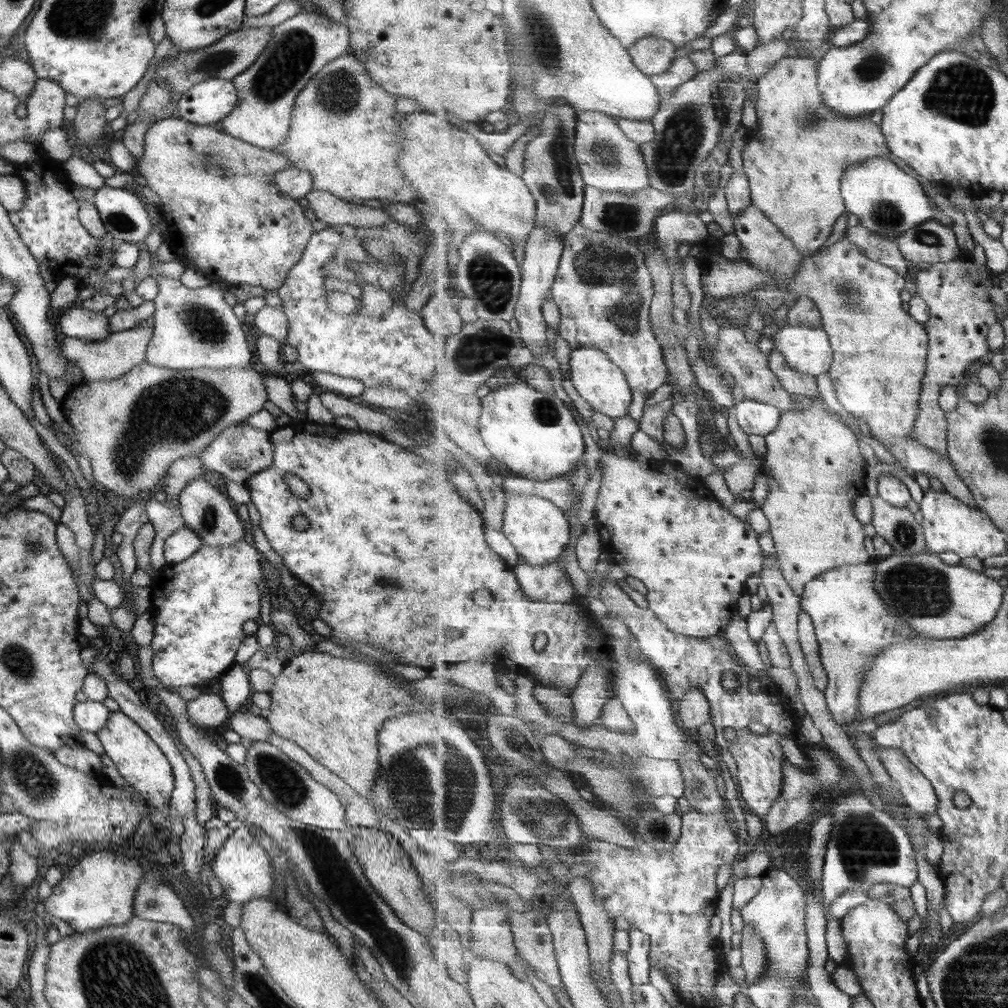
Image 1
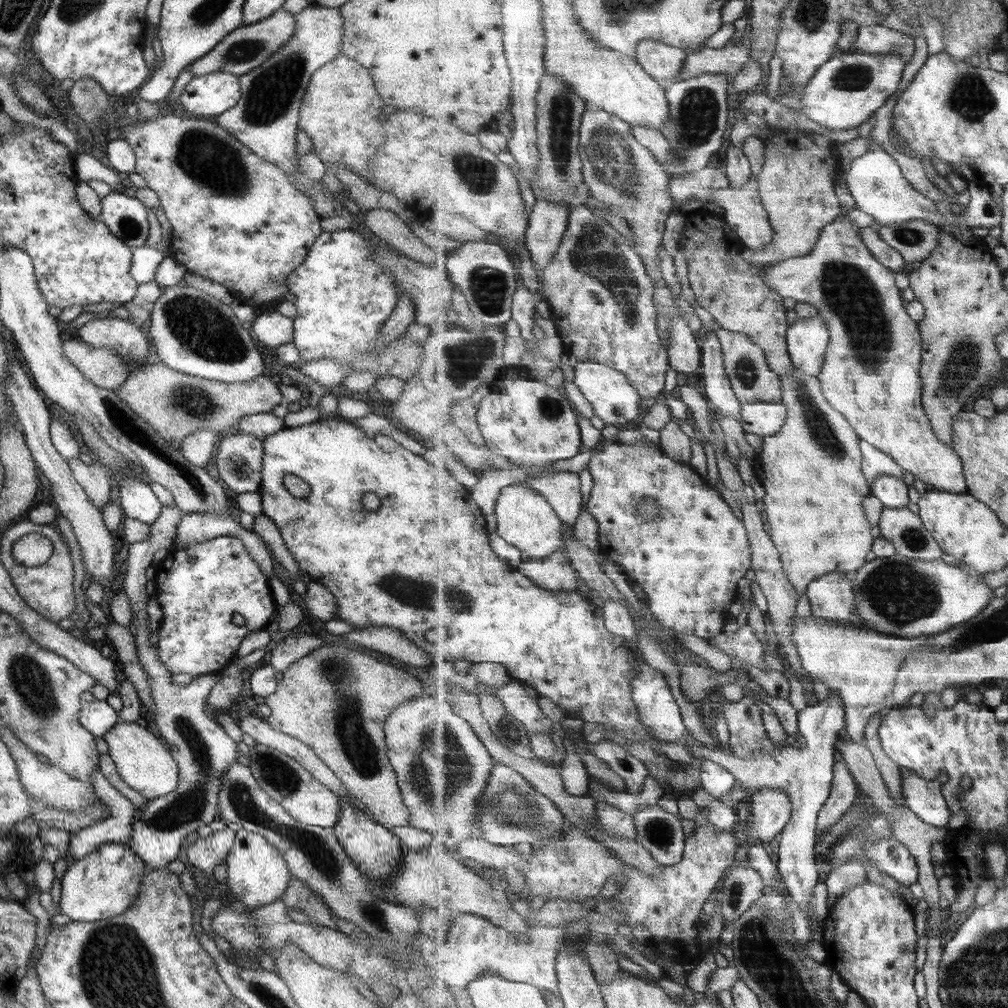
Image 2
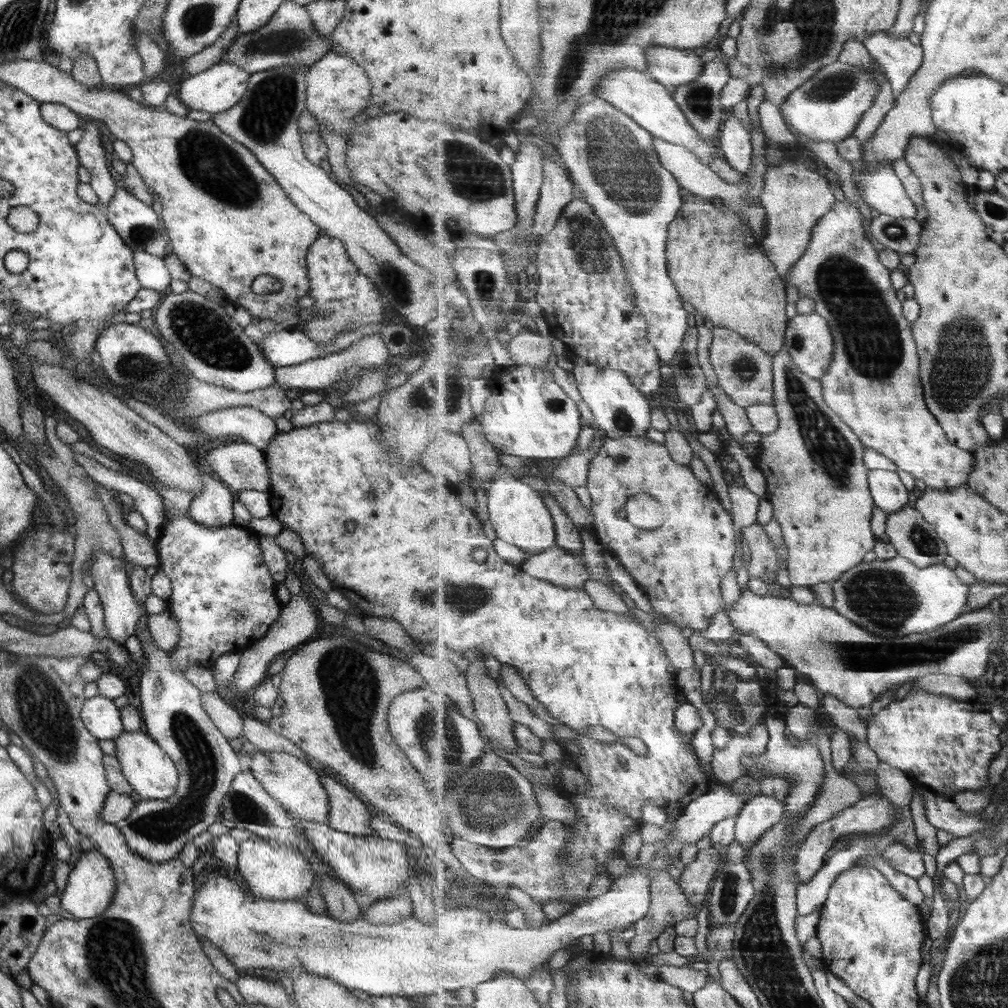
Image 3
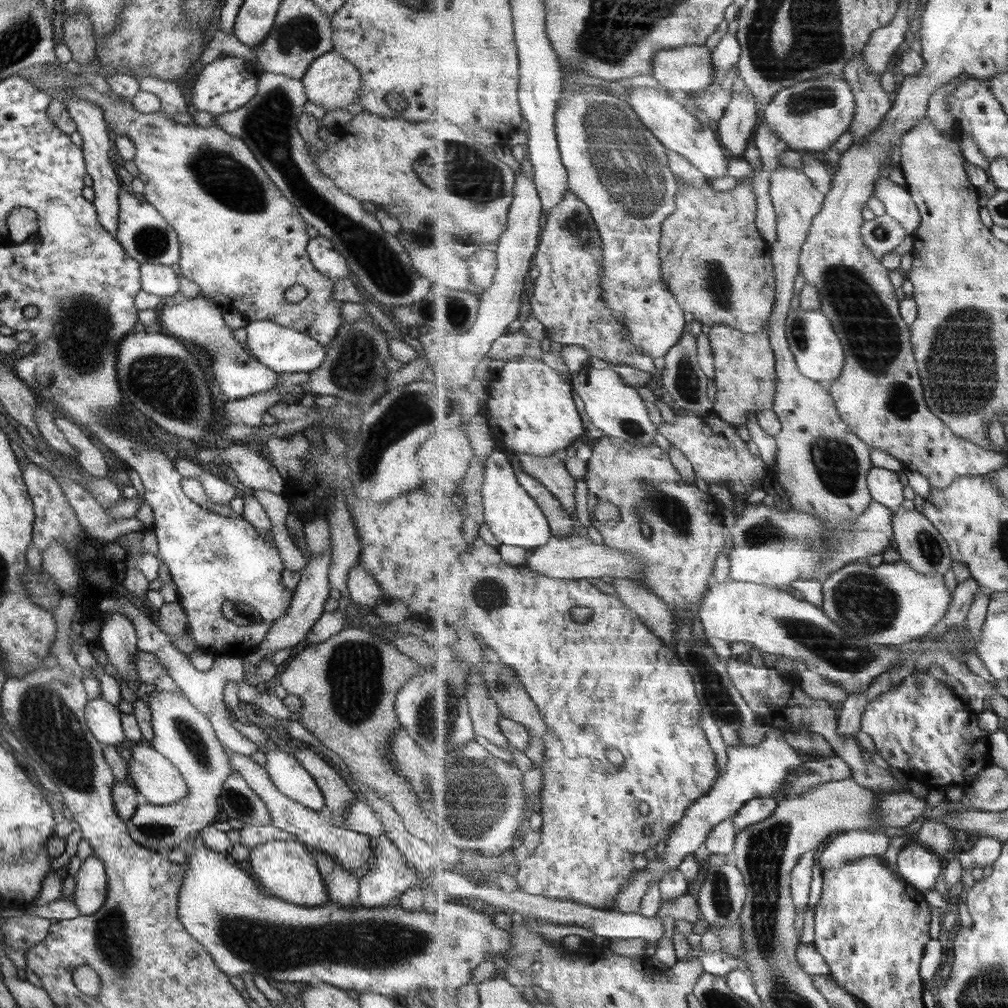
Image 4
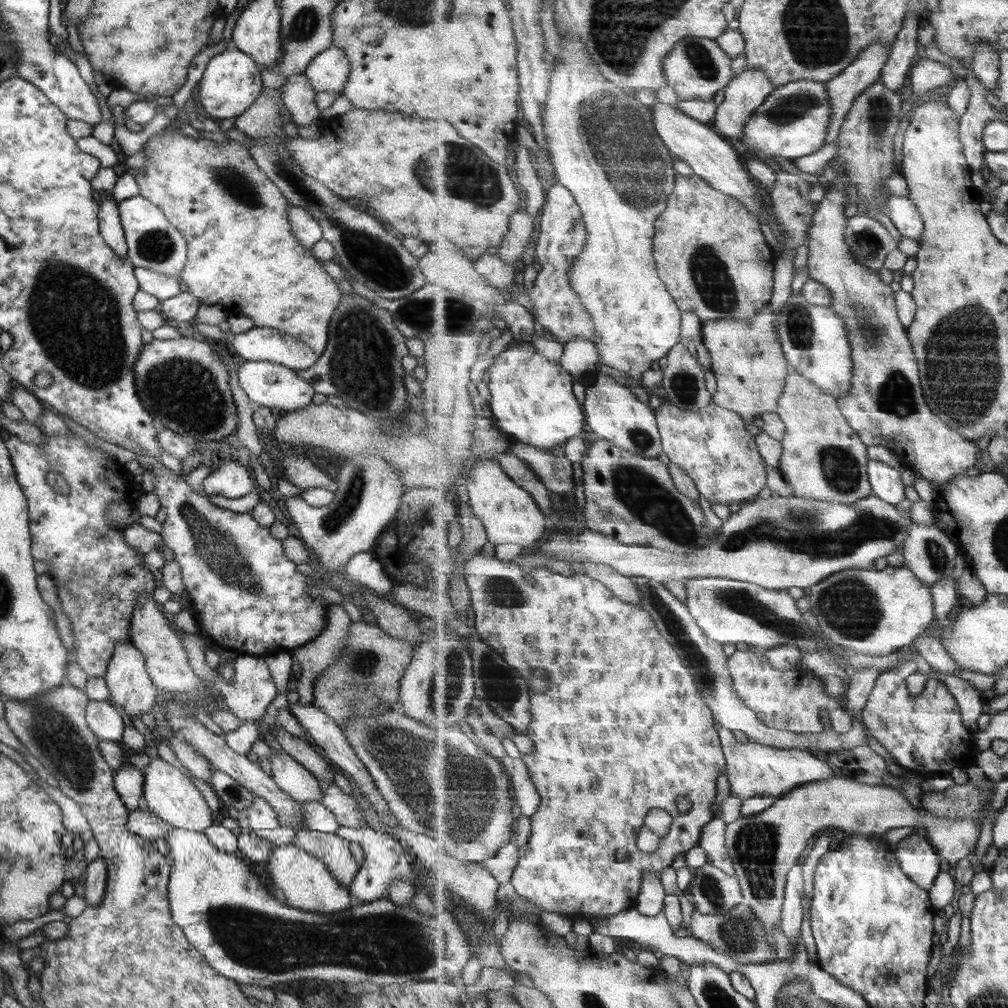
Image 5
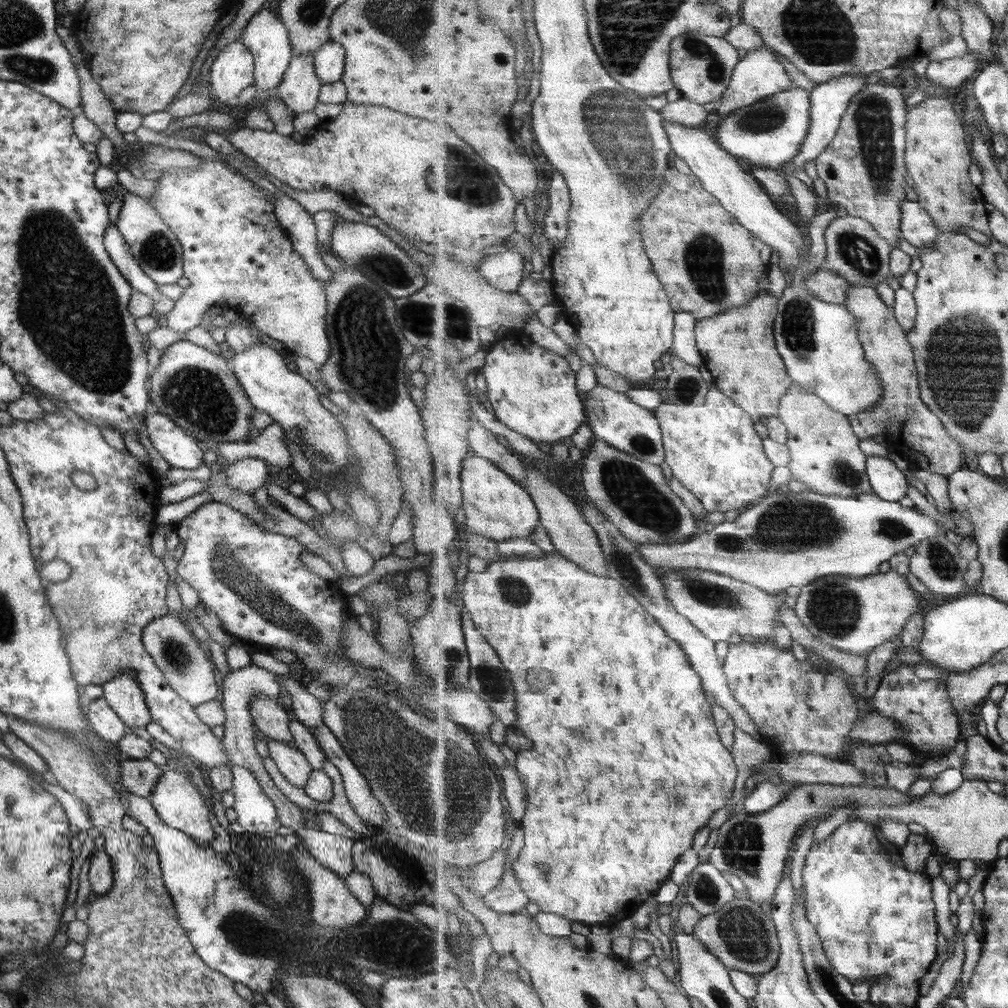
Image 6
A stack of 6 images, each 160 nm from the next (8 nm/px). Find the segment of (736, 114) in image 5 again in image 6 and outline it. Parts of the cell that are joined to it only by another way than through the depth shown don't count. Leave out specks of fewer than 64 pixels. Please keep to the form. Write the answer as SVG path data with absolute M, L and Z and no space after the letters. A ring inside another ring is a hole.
M764 44L762 48L748 51L744 58L737 63L729 86L721 101L716 105L718 115L721 117L729 116L738 108L751 106L764 97L770 97L795 87L791 76L787 74L783 64L777 60L775 52L776 50Z

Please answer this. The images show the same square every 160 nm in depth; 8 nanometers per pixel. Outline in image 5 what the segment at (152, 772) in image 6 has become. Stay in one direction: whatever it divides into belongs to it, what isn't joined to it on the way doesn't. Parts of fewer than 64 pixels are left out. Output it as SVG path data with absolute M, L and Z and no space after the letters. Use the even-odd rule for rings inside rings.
M126 764L115 771L112 780L115 792L119 795L119 799L125 805L128 813L141 806L143 796L141 770Z

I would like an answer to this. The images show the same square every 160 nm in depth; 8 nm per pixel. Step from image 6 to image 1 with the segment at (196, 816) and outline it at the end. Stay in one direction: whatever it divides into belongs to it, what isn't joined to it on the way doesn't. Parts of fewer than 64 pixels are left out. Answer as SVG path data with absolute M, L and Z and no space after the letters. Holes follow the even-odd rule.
M118 710L109 711L105 725L96 736L103 746L104 754L112 760L121 778L143 796L149 806L157 808L159 812L167 808L174 785L171 767L165 755L145 732Z

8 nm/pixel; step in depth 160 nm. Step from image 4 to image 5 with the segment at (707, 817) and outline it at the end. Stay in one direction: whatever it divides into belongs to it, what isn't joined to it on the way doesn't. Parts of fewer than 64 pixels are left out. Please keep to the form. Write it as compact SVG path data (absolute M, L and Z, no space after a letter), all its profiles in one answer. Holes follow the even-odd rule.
M725 727L720 728L720 740L726 756L730 793L743 801L758 795L779 798L802 784L835 777L834 770L823 755L811 751L798 748L781 749L753 741L741 743L734 732Z

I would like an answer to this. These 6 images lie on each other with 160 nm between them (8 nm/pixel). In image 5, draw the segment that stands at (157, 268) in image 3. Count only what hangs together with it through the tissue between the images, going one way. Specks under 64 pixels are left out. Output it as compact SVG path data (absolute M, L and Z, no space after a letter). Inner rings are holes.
M134 267L134 275L138 282L138 290L142 290L158 301L167 300L180 293L180 279L171 275L153 273L148 268Z

